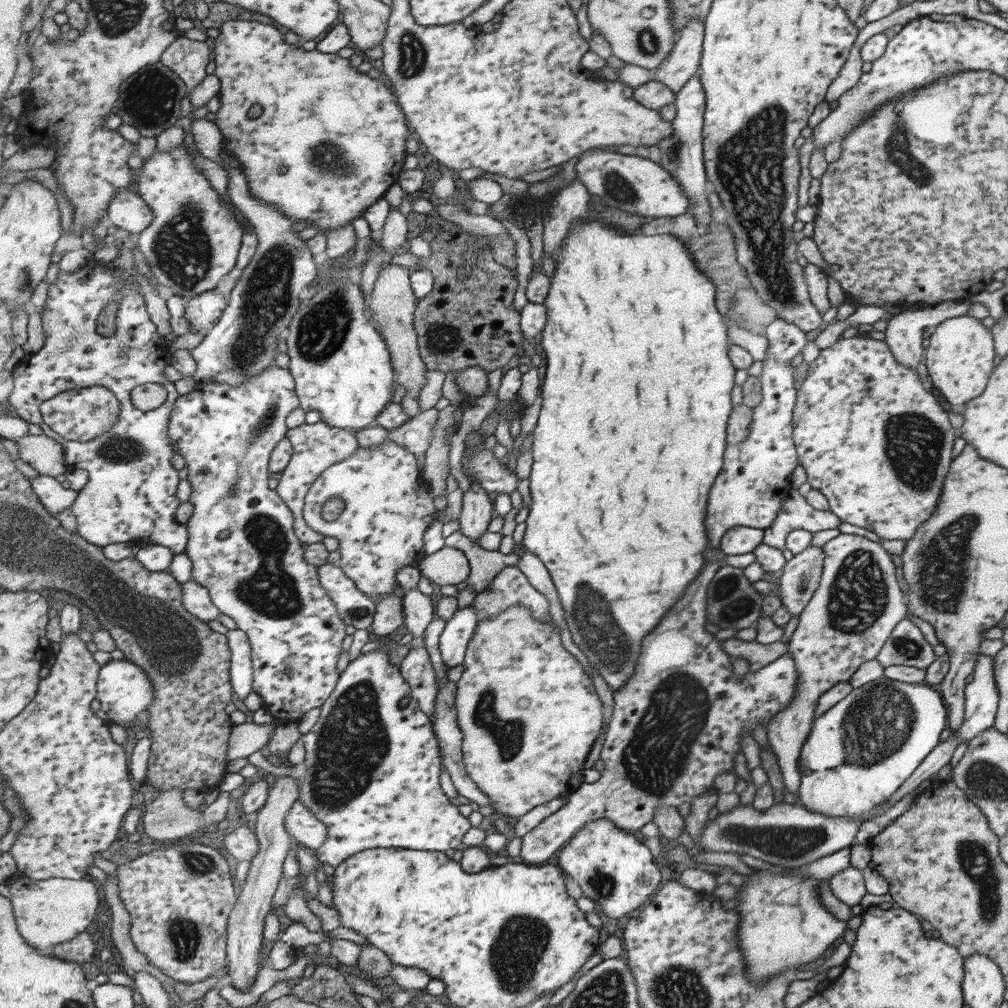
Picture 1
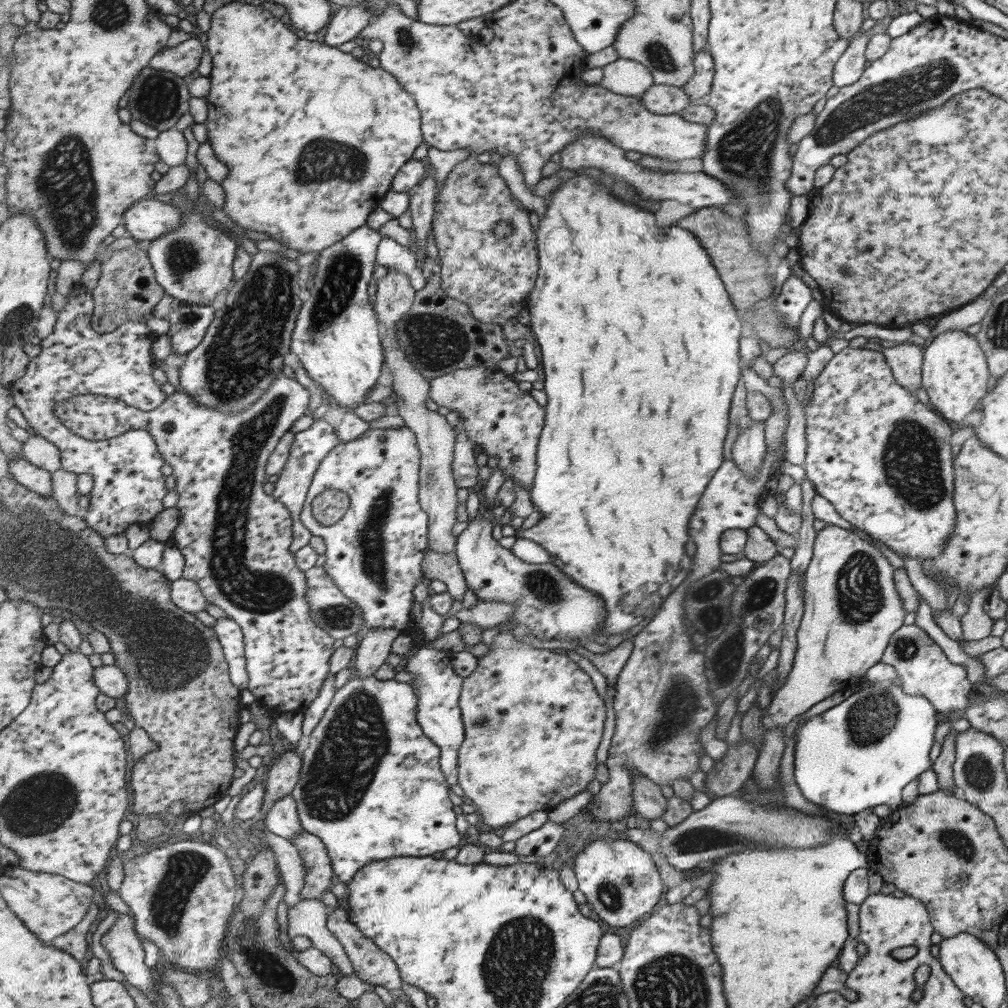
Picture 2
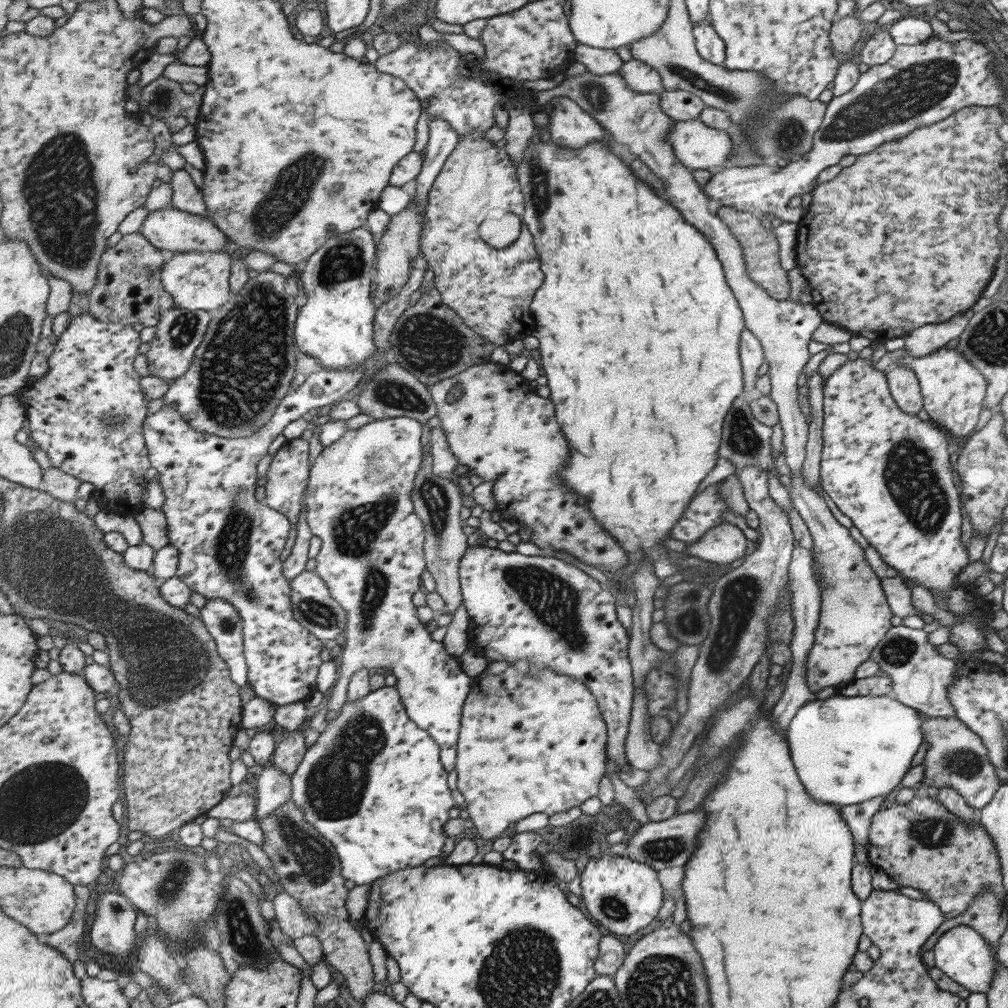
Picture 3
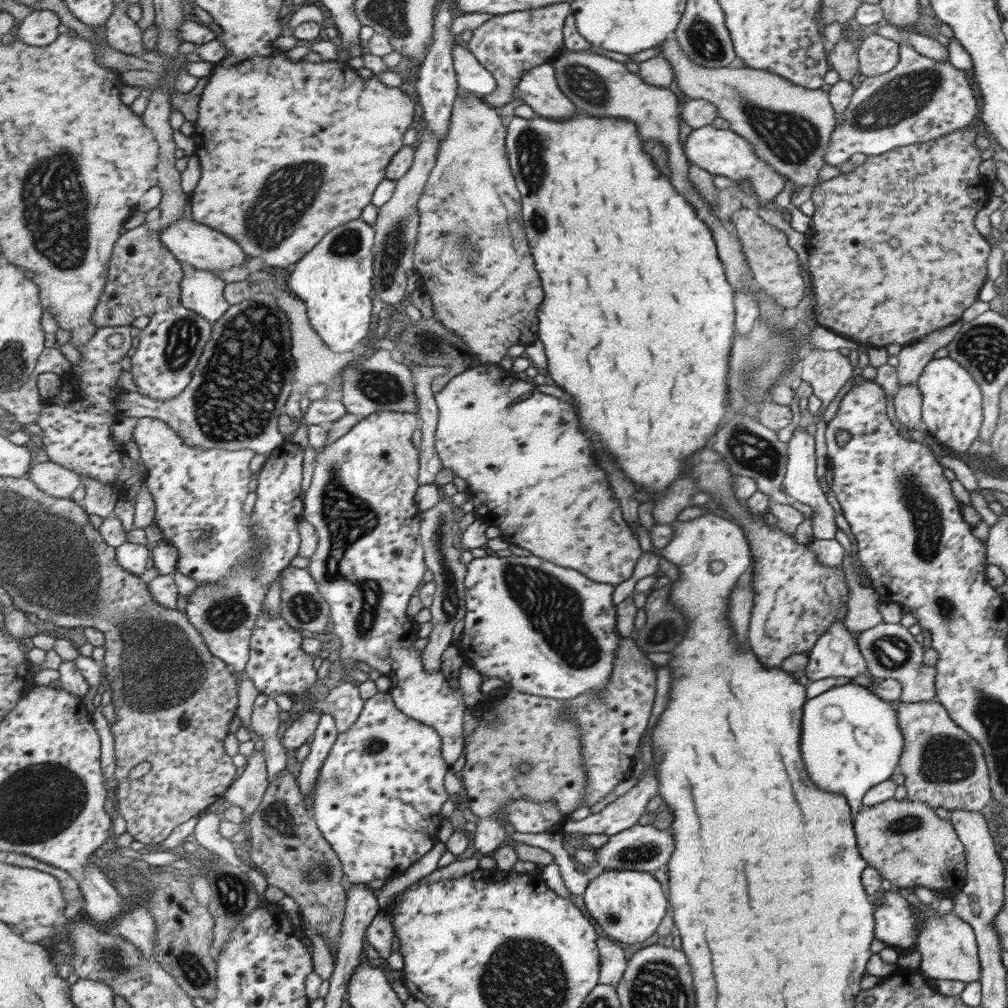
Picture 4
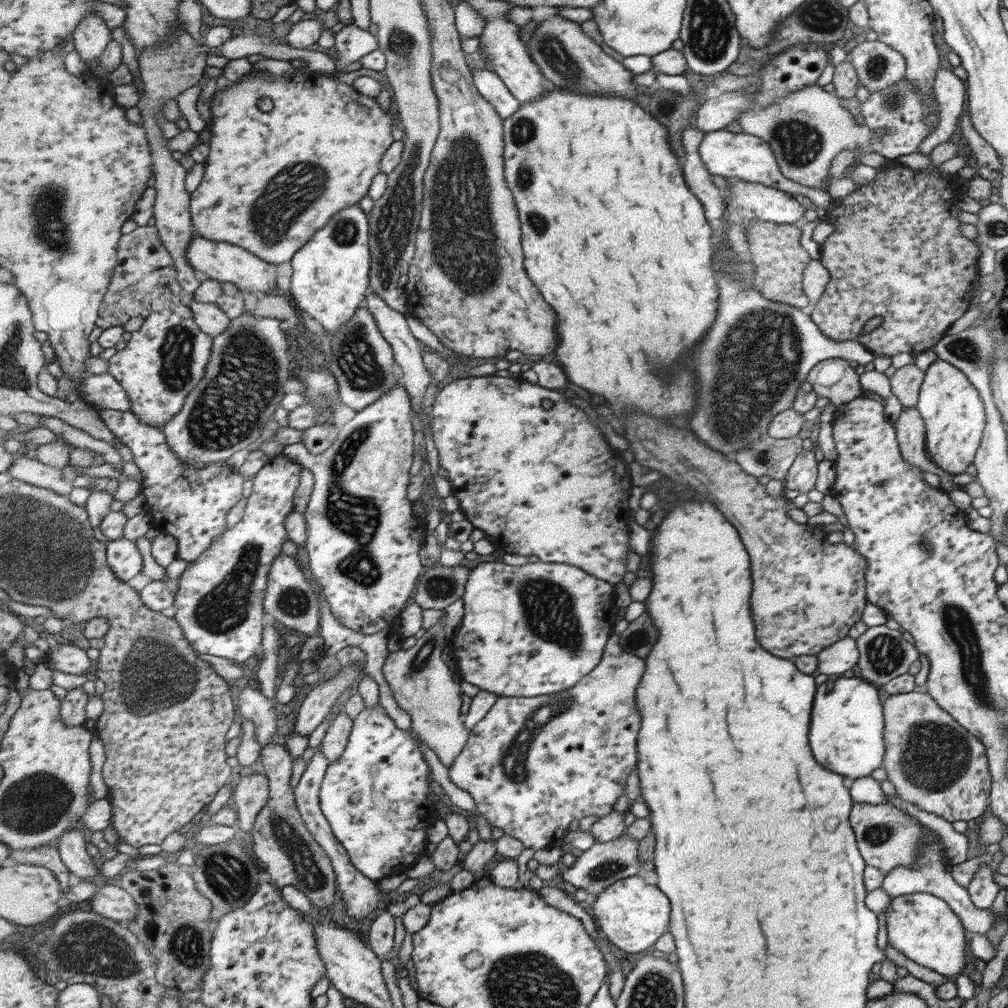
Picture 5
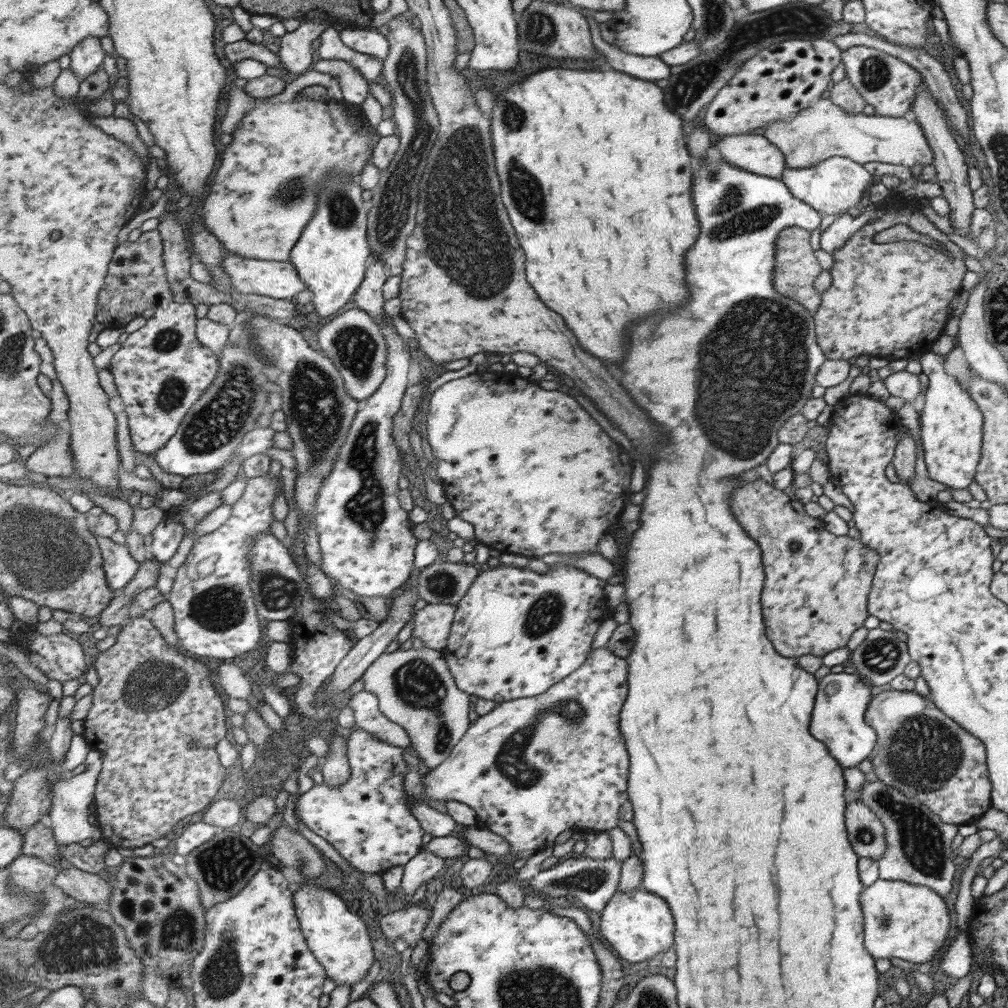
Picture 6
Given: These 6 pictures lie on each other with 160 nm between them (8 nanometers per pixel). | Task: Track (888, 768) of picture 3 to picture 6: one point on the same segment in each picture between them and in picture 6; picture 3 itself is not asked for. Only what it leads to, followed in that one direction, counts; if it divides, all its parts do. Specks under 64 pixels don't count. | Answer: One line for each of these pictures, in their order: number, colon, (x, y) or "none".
4: (849, 738)
5: (845, 731)
6: (837, 720)

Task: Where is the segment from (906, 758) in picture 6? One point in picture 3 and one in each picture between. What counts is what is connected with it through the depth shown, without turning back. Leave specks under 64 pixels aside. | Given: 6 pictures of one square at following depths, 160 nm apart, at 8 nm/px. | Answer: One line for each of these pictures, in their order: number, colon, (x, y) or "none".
3: (955, 757)
4: (942, 766)
5: (932, 762)

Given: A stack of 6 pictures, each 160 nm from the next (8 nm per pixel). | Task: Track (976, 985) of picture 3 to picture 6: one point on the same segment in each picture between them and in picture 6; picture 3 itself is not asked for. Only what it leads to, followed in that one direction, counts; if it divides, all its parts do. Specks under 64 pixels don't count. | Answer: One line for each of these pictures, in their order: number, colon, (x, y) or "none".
4: (947, 948)
5: (922, 927)
6: (900, 920)

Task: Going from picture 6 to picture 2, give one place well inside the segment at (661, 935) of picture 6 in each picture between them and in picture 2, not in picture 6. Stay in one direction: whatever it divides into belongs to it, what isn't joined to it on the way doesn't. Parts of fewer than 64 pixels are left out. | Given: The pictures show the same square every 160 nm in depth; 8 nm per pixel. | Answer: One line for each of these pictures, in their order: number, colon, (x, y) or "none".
2: (619, 879)
3: (625, 896)
4: (629, 905)
5: (633, 914)

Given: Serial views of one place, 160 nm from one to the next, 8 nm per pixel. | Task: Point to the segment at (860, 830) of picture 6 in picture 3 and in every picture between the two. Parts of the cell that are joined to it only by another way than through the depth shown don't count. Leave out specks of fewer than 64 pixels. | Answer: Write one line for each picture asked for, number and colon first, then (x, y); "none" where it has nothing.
3: (920, 844)
4: (905, 842)
5: (886, 837)

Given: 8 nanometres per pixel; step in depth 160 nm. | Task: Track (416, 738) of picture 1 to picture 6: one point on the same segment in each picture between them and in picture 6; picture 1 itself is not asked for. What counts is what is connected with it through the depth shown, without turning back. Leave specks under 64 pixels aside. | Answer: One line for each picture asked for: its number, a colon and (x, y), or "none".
2: (372, 787)
3: (374, 784)
4: (379, 797)
5: (376, 797)
6: (368, 821)

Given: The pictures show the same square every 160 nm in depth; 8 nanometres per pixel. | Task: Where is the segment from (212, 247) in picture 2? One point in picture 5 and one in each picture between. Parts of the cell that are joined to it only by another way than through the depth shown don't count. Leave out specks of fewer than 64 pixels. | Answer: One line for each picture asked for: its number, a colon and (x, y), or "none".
3: (198, 281)
4: (203, 291)
5: (211, 319)

